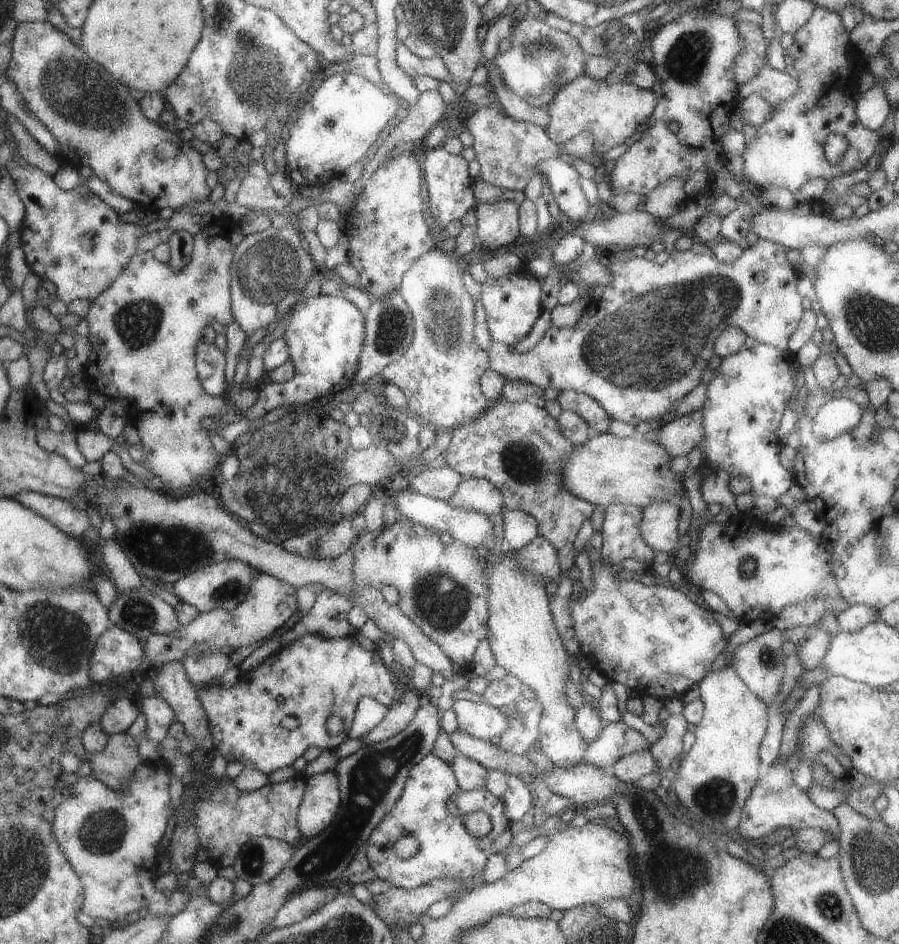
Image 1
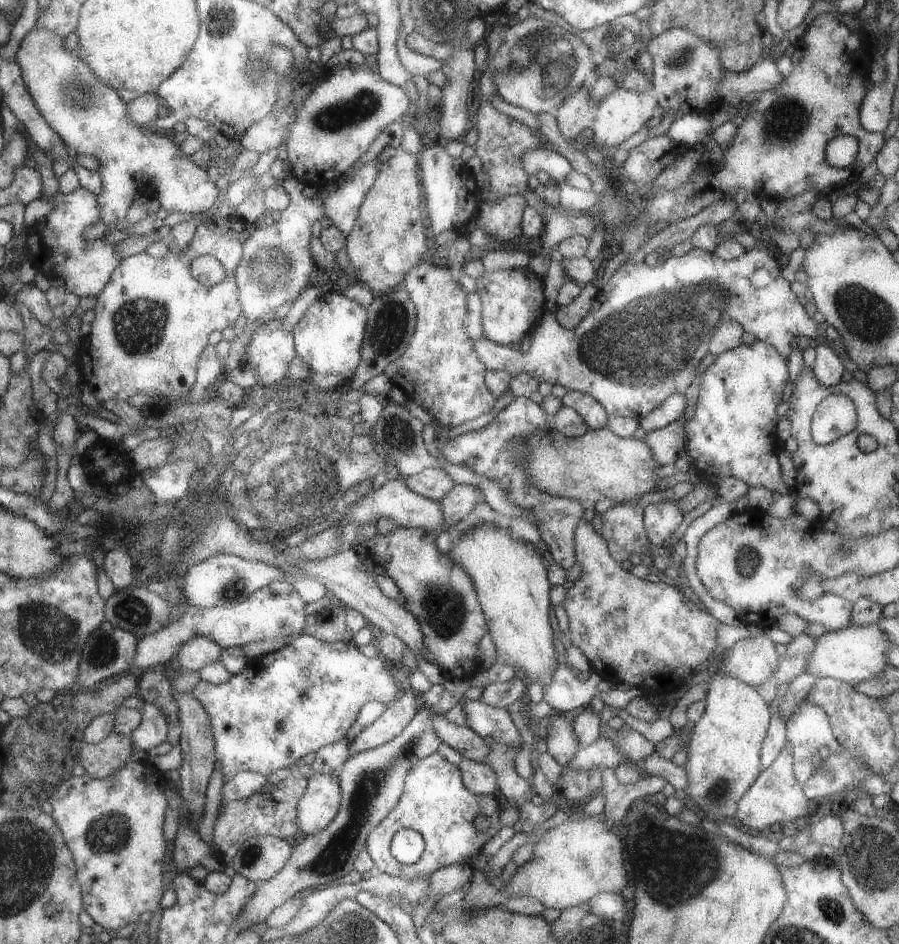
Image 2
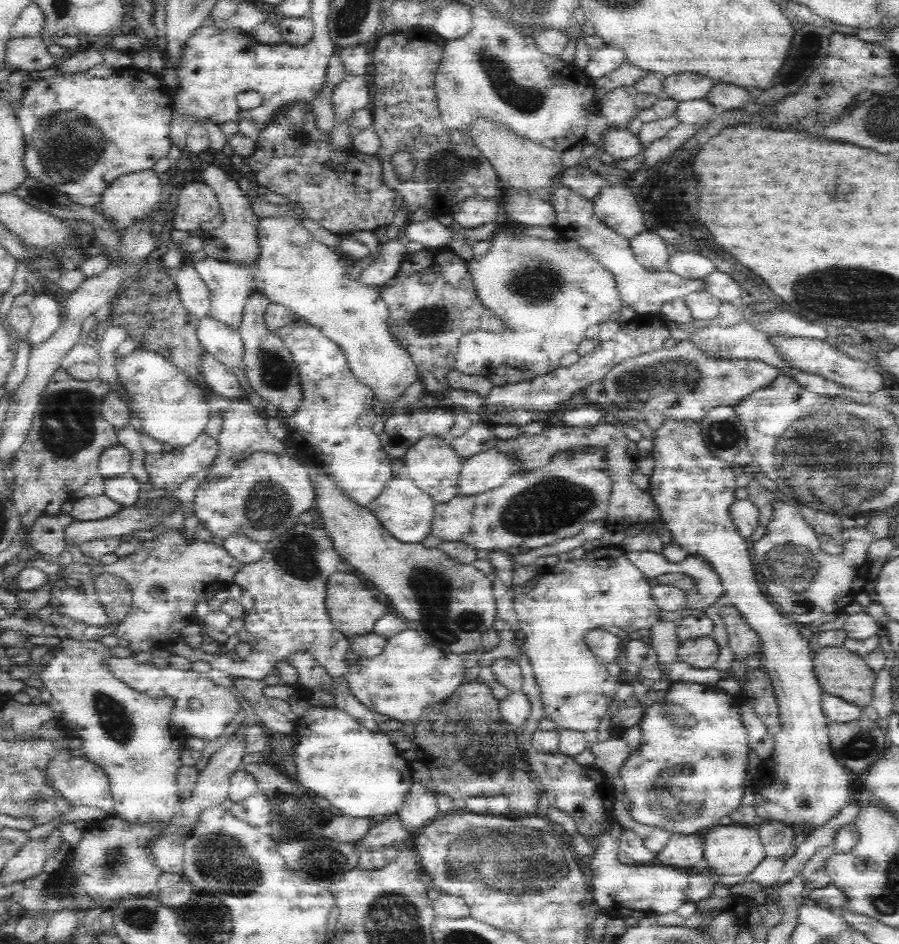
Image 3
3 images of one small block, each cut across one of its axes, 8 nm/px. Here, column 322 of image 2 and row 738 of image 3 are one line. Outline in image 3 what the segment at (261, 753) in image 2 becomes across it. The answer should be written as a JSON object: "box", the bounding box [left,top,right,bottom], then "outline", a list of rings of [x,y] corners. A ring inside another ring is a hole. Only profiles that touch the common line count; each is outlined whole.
{"box":[619,681,751,836],"outline":[[[678,681],[673,682],[668,687],[666,694],[660,701],[686,707],[688,712],[690,712],[690,715],[694,717],[695,724],[693,728],[682,729],[676,727],[676,725],[672,725],[672,722],[670,722],[667,719],[667,716],[663,714],[663,710],[660,711],[660,704],[658,701],[651,701],[651,703],[645,708],[639,725],[641,735],[640,746],[632,751],[632,754],[630,754],[626,759],[626,762],[622,765],[622,768],[619,770],[619,779],[623,781],[624,791],[628,794],[628,798],[630,798],[629,813],[632,815],[634,821],[648,826],[660,825],[660,827],[664,827],[666,831],[670,831],[670,834],[702,836],[709,830],[712,830],[715,826],[718,826],[720,824],[720,818],[728,816],[730,812],[736,810],[736,808],[741,805],[744,790],[746,790],[746,786],[751,783],[751,776],[748,774],[748,736],[746,734],[743,715],[740,714],[739,709],[741,699],[732,697],[732,695],[726,693],[726,691],[720,689],[718,685],[703,685],[695,682]]]}

